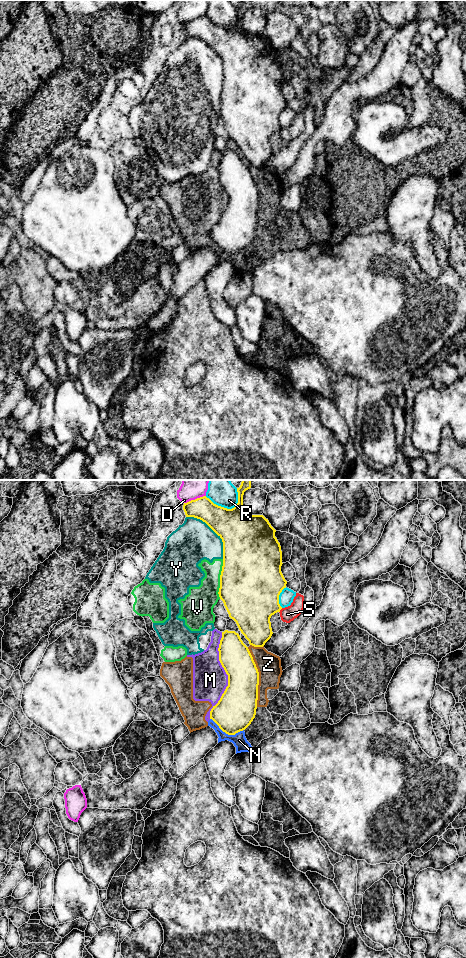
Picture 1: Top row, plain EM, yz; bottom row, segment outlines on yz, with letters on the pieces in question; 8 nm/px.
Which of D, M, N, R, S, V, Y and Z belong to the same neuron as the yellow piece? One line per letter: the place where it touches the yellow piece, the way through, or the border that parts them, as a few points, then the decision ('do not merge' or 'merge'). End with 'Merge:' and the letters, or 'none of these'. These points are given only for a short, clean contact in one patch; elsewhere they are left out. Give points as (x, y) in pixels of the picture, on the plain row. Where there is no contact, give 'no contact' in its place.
D: yz (195, 19) | do not merge
M: yz (227, 194) | do not merge
N: yz (227, 253) | do not merge
R: yz (222, 27) | do not merge
S: yz (280, 129) | do not merge
V: yz (220, 99) | do not merge
Y: yz (213, 50) | do not merge
Z: yz (258, 197) | do not merge
Merge: none of these

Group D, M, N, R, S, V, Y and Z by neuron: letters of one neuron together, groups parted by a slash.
D / M N Z / R / S / V Y

